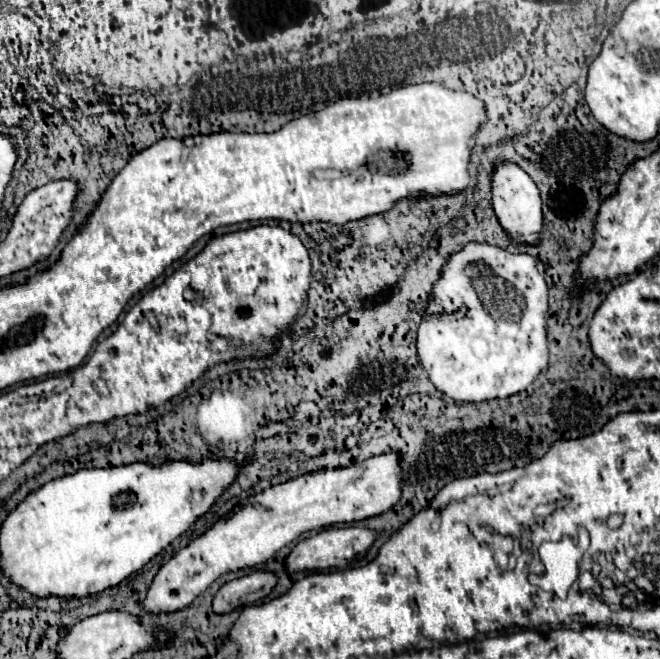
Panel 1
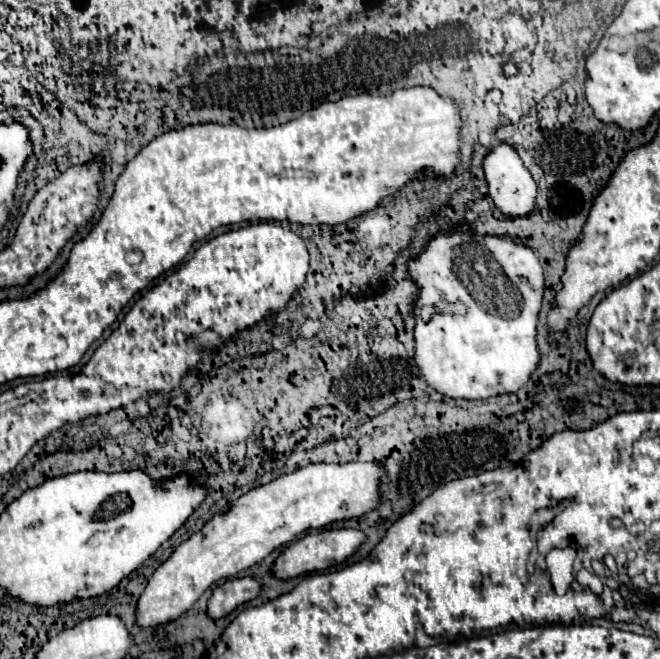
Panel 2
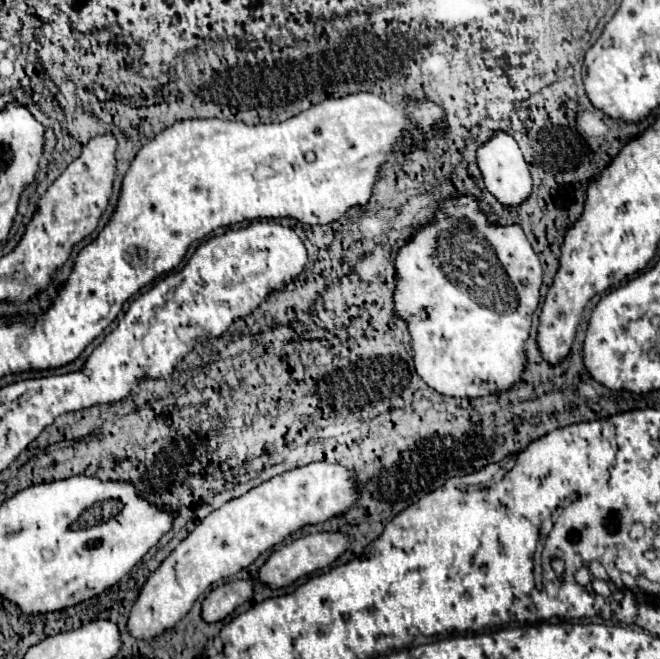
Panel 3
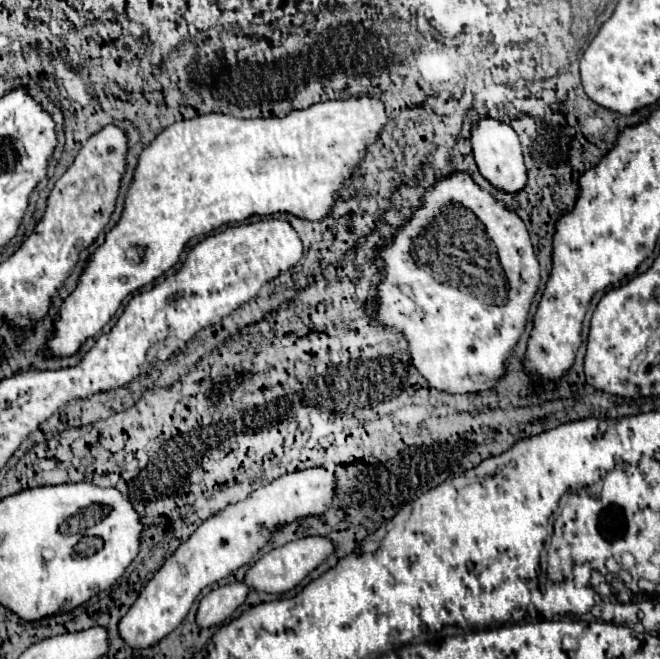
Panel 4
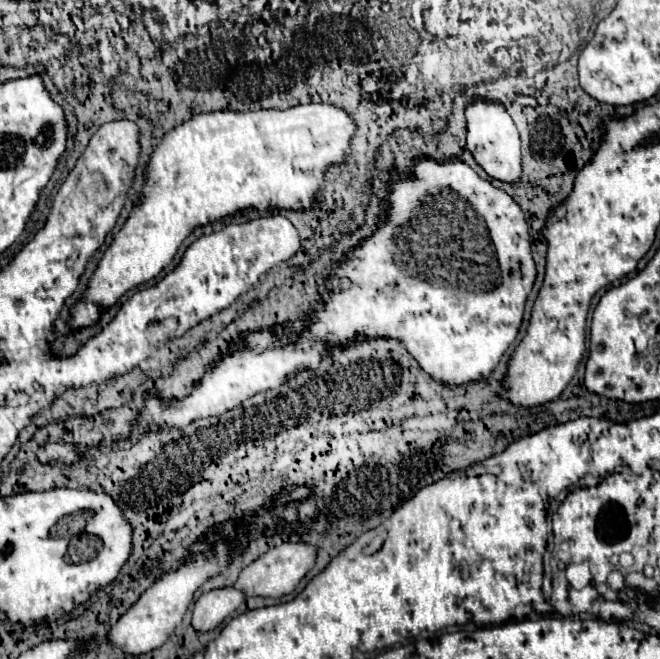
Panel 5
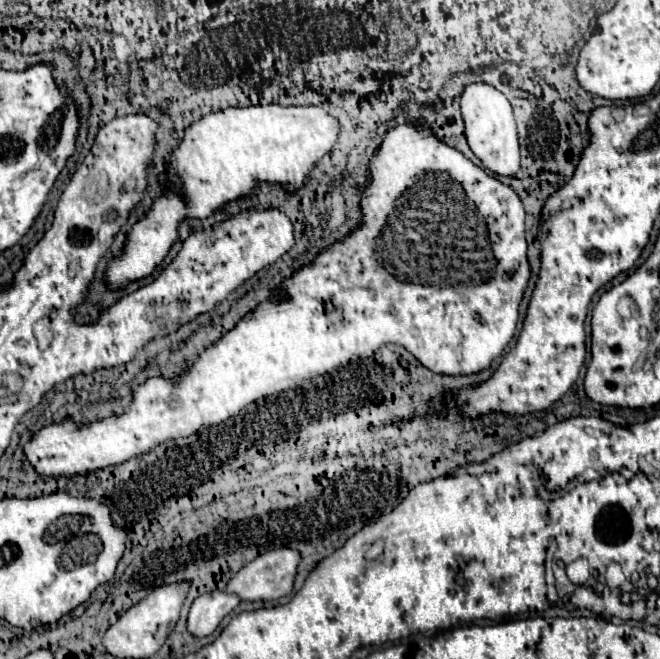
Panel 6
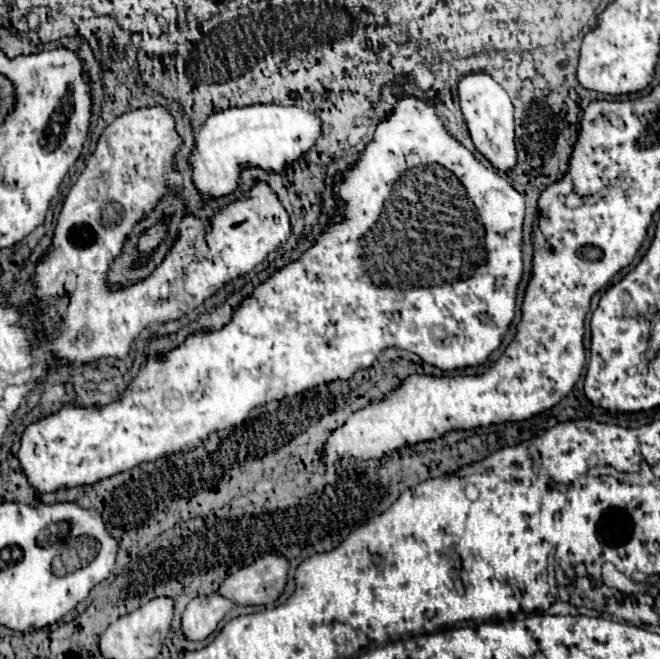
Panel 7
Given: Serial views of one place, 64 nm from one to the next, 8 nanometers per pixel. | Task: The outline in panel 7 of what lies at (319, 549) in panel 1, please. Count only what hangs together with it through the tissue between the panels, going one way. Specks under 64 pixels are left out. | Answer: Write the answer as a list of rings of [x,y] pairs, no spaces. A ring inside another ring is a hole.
[[[266,554],[254,564],[240,568],[220,584],[218,594],[238,606],[266,606],[272,604],[286,586],[288,560],[284,556]]]

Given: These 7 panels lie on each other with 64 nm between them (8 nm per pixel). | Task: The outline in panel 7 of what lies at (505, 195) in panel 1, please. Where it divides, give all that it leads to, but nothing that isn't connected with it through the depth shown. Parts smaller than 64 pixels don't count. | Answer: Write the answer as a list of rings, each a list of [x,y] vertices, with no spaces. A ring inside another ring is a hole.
[[[484,70],[468,72],[458,82],[460,108],[466,118],[474,146],[500,170],[510,170],[516,164],[516,146],[514,146],[514,106],[504,92],[504,88]]]

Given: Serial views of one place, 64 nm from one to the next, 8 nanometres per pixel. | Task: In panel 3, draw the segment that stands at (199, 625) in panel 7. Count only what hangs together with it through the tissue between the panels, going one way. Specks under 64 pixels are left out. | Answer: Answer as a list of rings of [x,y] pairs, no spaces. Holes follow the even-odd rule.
[[[234,580],[220,584],[204,598],[202,620],[208,624],[220,622],[250,598],[252,598],[252,580]]]

